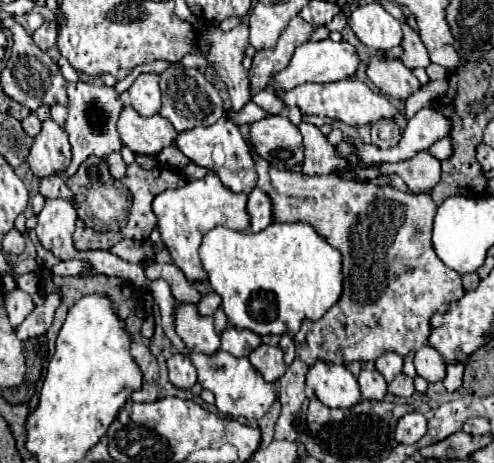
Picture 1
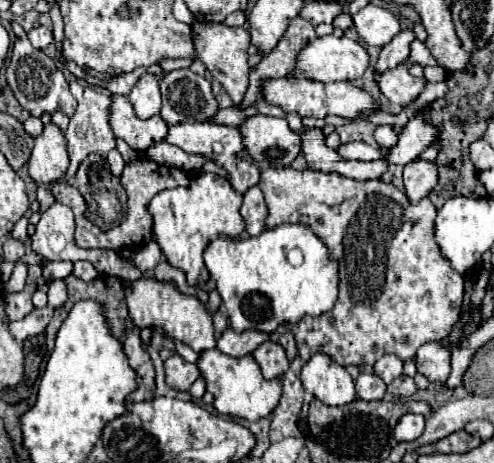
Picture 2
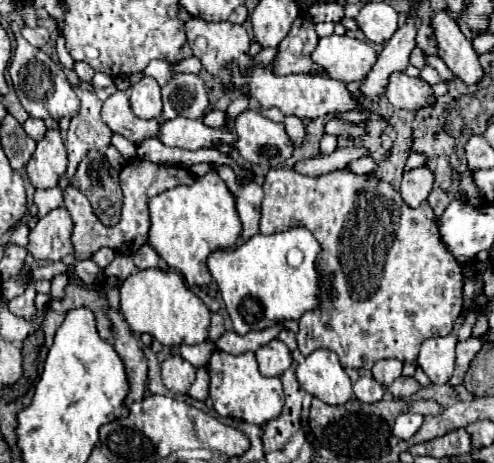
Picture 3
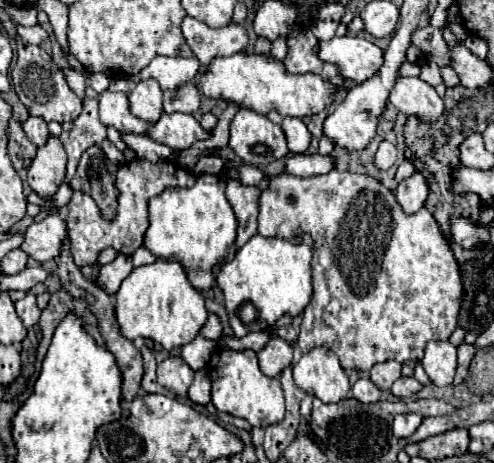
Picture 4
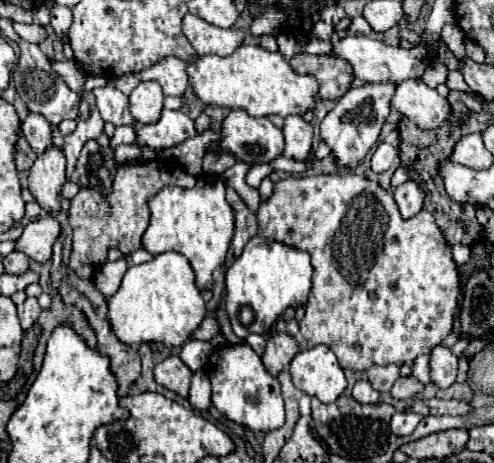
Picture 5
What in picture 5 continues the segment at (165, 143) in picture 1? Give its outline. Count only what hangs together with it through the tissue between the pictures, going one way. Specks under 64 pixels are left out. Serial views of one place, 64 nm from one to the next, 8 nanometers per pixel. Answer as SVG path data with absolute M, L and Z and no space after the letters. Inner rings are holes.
M108 84L104 88L96 88L94 96L104 122L112 122L114 126L136 126L136 120L128 110L128 96L124 96L120 90L110 88Z

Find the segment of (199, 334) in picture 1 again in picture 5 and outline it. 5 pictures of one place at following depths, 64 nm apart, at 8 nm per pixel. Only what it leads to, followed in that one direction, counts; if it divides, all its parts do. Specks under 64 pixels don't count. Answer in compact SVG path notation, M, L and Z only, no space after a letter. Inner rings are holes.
M164 252L154 256L152 262L128 268L120 290L108 298L108 318L114 334L130 346L160 342L174 348L184 346L206 318L206 302L194 284L190 262L178 252Z

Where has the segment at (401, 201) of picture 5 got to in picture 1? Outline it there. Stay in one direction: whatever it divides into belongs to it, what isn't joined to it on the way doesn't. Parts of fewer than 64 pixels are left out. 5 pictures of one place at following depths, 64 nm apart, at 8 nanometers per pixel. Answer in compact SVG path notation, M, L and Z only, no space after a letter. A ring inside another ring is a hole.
M300 122L300 132L304 136L304 164L302 164L302 174L304 176L316 176L316 174L328 174L328 172L338 172L346 166L346 160L338 158L334 152L334 146L328 144L326 136L308 122ZM420 150L418 154L414 154L412 158L408 158L404 162L378 164L378 166L360 170L358 178L368 180L368 178L374 178L376 174L386 174L386 172L394 172L394 174L402 176L402 180L408 184L408 188L414 194L420 194L424 190L432 190L440 182L442 166L428 150Z

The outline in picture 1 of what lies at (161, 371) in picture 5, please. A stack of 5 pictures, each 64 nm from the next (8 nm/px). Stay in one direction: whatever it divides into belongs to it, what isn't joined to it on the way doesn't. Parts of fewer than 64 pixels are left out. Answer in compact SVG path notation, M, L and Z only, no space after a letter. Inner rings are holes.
M180 352L168 358L168 374L176 388L192 388L196 384L196 368L192 366L190 358Z

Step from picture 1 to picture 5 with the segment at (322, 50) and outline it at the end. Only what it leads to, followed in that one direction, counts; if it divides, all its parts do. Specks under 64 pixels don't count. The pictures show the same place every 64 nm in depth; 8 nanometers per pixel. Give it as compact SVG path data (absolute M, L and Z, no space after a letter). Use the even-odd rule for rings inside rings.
M346 36L346 38L332 40L330 56L346 60L352 66L352 74L360 78L362 82L390 82L392 80L400 84L406 78L420 78L426 70L422 48L412 48L412 50L392 48L390 50L390 46L386 46L384 42L372 40L368 36Z

